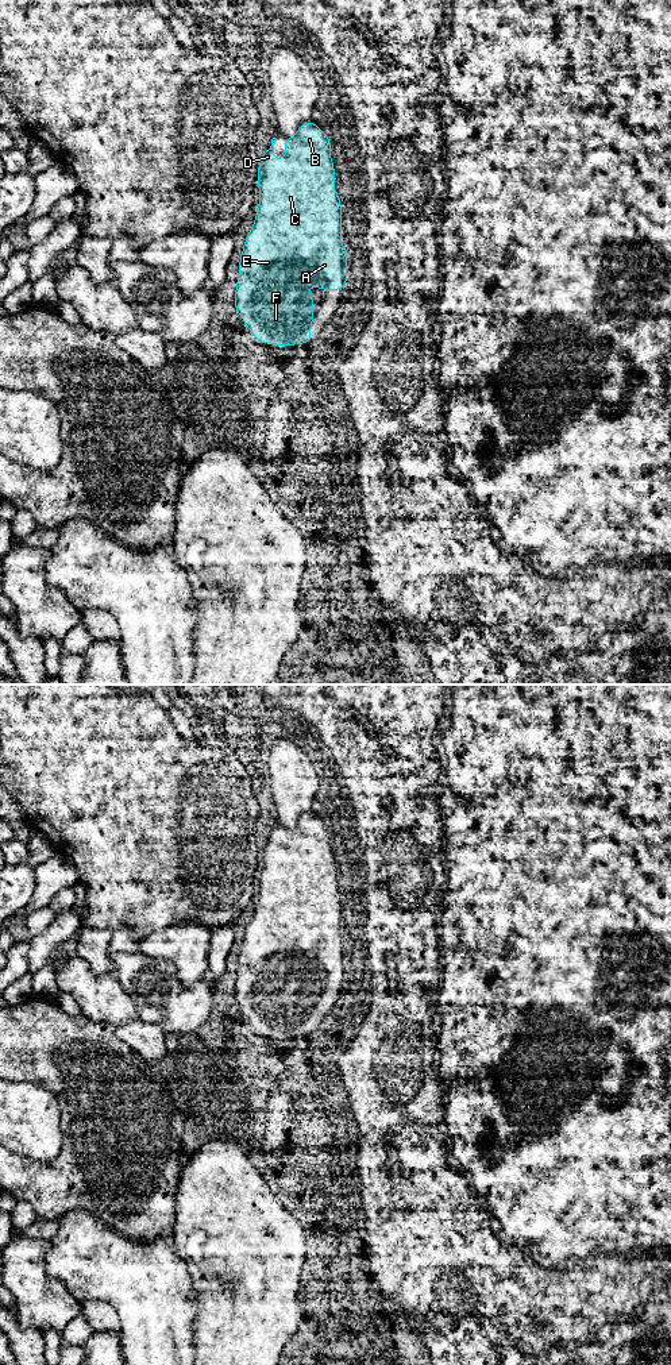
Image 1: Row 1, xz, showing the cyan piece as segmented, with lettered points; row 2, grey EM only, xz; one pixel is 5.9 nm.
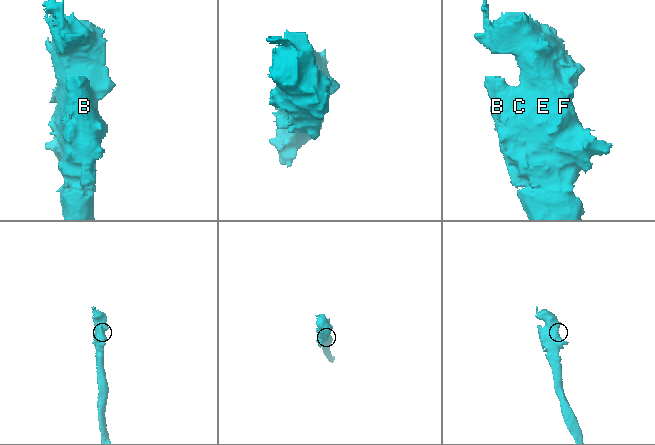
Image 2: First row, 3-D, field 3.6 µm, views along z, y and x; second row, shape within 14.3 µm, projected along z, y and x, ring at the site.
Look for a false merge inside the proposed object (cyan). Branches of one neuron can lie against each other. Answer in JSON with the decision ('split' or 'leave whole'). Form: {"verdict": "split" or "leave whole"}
{"verdict": "leave whole"}

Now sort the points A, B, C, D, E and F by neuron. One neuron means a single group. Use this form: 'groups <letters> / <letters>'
groups A B C D E F

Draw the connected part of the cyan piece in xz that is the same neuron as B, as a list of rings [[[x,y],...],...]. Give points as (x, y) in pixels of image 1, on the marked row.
[[[308,122],[298,127],[294,136],[285,136],[285,159],[277,161],[274,158],[274,144],[277,139],[271,139],[271,146],[259,157],[258,165],[258,190],[259,201],[255,213],[255,221],[244,239],[244,247],[239,259],[239,275],[236,278],[236,290],[234,294],[234,305],[238,316],[244,319],[244,327],[255,335],[258,343],[274,346],[296,346],[308,344],[315,338],[309,332],[313,327],[315,304],[313,296],[309,294],[309,282],[315,282],[315,288],[320,290],[343,290],[347,288],[347,248],[342,246],[342,204],[340,196],[335,193],[335,163],[331,159],[331,138],[321,131],[316,122]]]

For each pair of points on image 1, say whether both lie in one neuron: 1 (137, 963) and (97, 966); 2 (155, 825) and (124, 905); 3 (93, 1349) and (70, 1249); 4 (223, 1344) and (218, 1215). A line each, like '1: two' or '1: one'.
1: two
2: one
3: two
4: one

